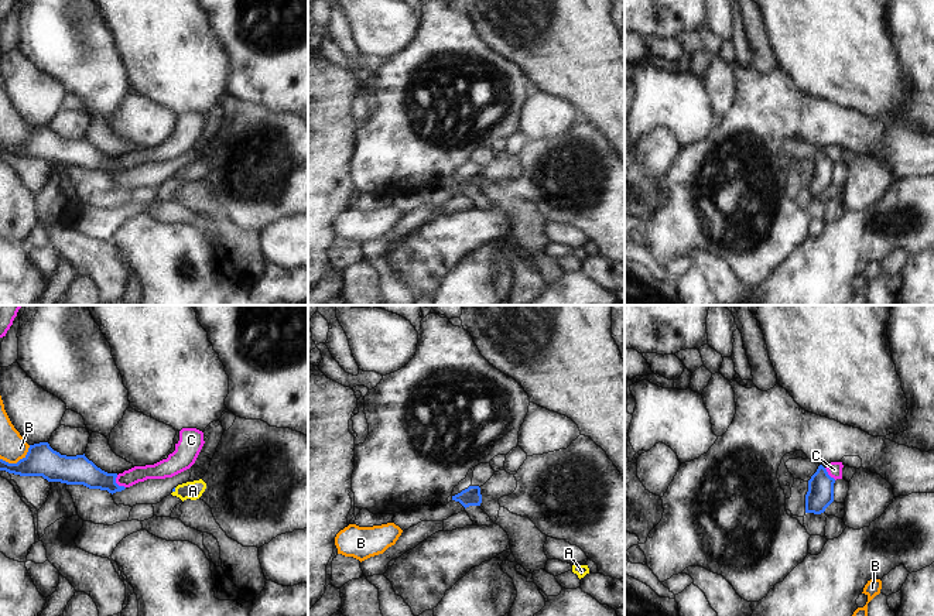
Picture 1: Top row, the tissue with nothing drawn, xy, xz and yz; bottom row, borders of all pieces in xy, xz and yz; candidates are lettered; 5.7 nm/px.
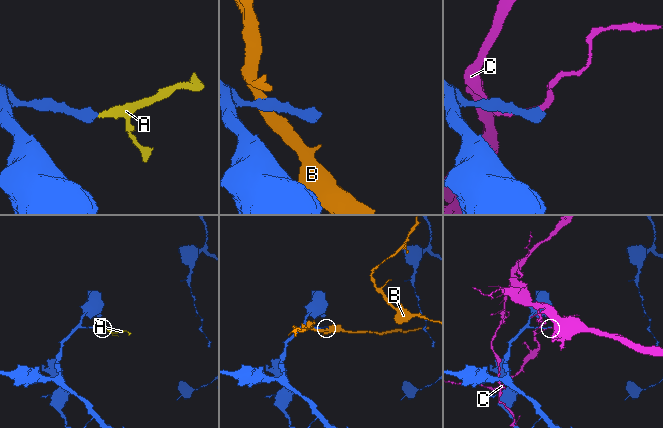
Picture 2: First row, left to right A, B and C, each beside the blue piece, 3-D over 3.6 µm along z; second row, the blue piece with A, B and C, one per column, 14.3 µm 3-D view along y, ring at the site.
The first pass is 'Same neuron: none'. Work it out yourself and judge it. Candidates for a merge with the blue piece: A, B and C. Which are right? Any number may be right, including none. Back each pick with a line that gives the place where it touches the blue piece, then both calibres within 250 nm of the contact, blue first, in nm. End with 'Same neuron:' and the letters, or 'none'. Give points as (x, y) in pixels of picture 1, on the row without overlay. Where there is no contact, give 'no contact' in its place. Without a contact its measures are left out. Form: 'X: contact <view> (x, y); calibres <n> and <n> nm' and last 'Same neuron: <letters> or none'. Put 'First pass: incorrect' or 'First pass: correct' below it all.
A: contact xy (174, 174); calibres 20 and 100 nm
Same neuron: A
First pass: incorrect

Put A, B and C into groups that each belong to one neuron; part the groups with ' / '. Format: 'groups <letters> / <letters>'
groups A / B / C

